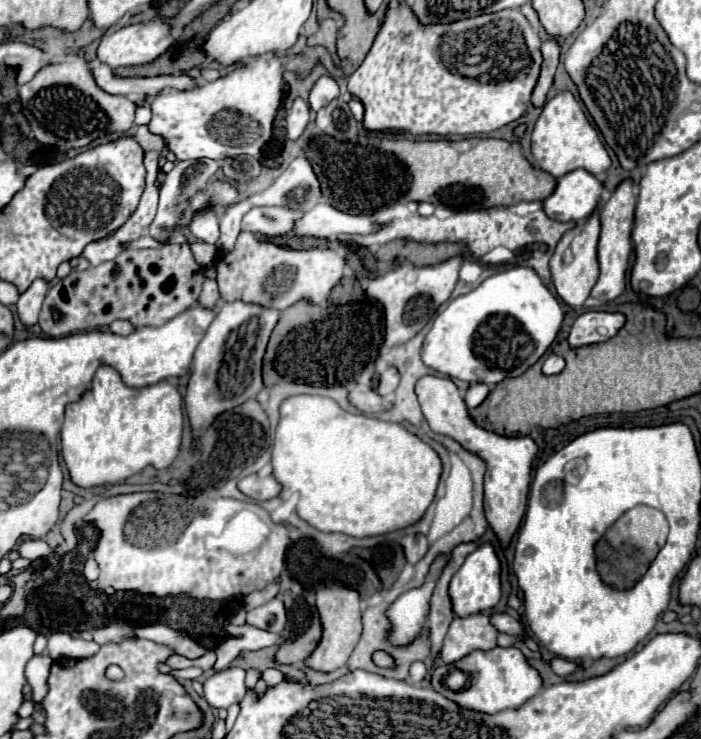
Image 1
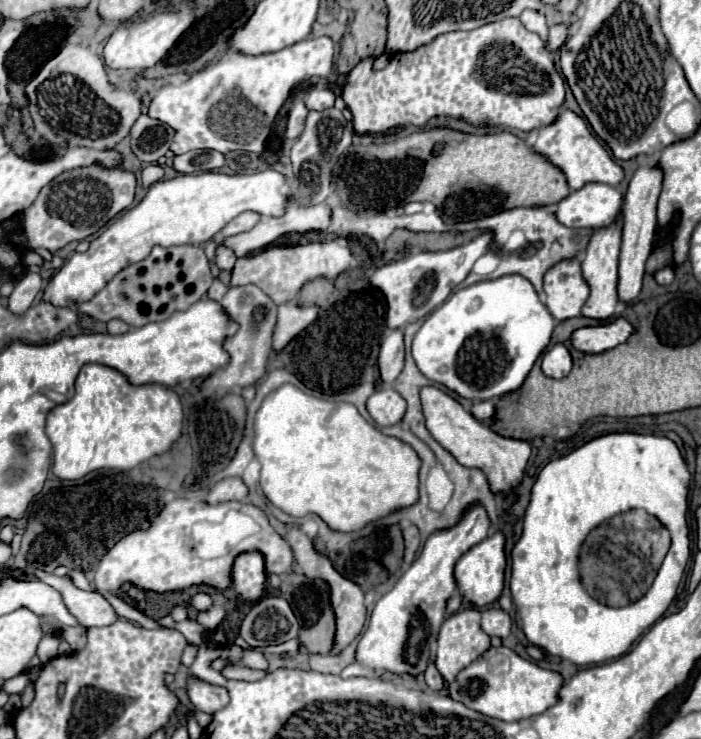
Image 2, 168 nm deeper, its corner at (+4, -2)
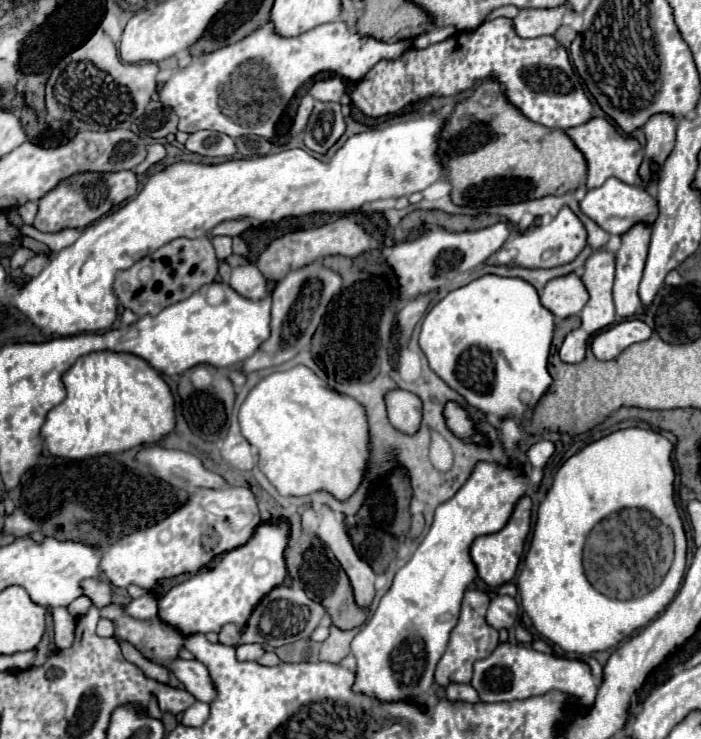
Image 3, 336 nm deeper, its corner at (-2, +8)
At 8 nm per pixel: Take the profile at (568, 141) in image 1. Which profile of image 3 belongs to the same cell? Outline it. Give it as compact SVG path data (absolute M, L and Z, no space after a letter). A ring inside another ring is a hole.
M590 118L586 124L574 126L564 130L566 136L574 142L574 146L582 152L586 166L588 166L588 180L586 188L602 186L610 176L626 182L626 184L638 184L638 166L642 162L642 146L624 134L616 130L614 124L610 124L606 118Z

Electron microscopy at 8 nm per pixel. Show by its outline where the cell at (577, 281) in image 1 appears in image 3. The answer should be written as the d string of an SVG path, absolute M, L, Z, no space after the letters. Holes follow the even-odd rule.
M576 272L550 280L540 292L542 304L560 318L578 314L588 302L588 290Z

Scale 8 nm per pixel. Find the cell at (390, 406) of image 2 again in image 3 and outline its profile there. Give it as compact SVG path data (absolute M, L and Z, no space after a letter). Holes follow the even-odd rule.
M394 388L384 394L384 402L388 410L388 420L396 430L406 434L414 434L418 430L422 416L422 400L416 394Z

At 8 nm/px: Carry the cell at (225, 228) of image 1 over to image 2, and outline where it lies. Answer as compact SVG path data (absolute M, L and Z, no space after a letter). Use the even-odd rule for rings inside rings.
M220 246L218 248L218 256L216 256L216 264L218 264L218 268L220 270L232 270L234 268L234 264L236 264L236 254L232 252L232 250L228 250L226 246ZM222 248L222 250L220 250ZM226 248L226 250L224 250Z

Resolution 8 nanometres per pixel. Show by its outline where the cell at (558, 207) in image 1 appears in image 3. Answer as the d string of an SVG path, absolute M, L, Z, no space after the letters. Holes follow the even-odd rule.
M608 178L600 188L586 190L586 196L580 200L580 210L588 218L592 218L602 230L610 234L618 234L618 236L622 236L626 230L630 230L636 222L642 222L642 220L648 224L654 224L656 214L658 214L654 194L650 194L648 190L640 186L620 182L618 178Z

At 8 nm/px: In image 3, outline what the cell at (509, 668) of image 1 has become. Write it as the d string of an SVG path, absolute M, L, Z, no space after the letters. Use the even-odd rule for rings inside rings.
M502 642L496 646L496 650L474 664L474 676L470 680L470 686L478 692L482 702L512 702L512 700L526 700L532 696L542 696L550 690L568 692L580 698L580 704L584 708L590 708L598 686L590 674L590 668L584 662L576 660L564 660L550 654L536 652L534 648L526 648L522 644L510 644Z

